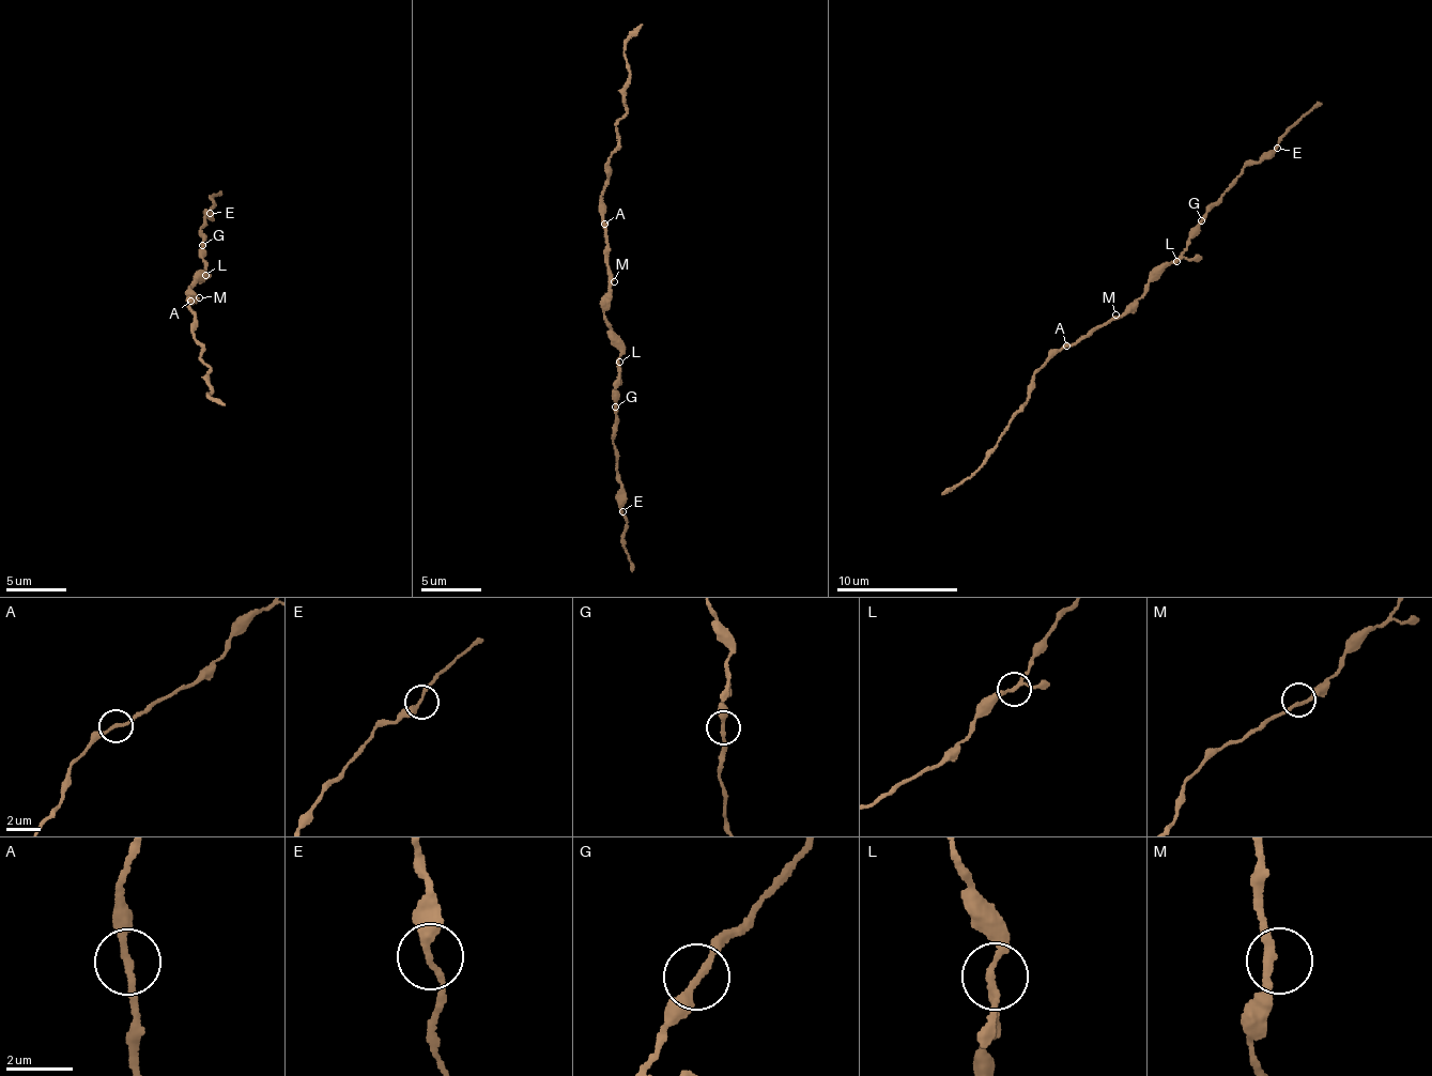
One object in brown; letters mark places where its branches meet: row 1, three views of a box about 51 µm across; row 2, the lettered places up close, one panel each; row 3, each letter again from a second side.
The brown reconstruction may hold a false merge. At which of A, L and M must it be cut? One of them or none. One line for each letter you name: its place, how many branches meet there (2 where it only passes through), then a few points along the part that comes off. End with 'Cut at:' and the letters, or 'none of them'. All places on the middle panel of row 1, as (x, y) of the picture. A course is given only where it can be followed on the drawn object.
Cut at: none of them

